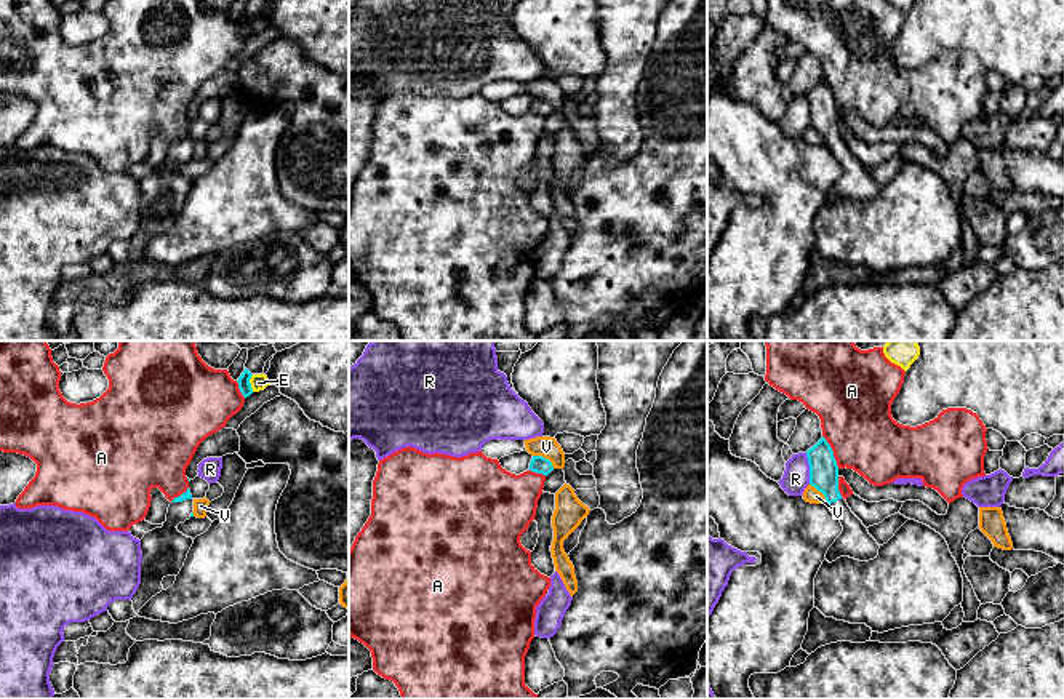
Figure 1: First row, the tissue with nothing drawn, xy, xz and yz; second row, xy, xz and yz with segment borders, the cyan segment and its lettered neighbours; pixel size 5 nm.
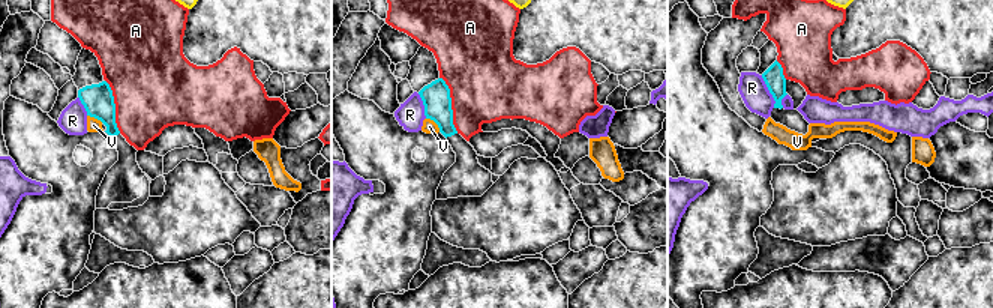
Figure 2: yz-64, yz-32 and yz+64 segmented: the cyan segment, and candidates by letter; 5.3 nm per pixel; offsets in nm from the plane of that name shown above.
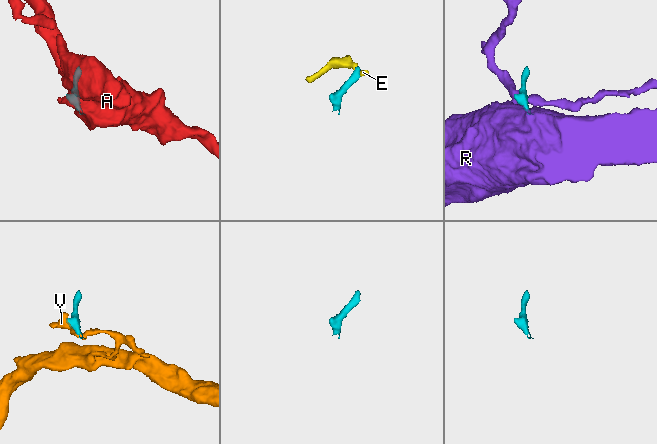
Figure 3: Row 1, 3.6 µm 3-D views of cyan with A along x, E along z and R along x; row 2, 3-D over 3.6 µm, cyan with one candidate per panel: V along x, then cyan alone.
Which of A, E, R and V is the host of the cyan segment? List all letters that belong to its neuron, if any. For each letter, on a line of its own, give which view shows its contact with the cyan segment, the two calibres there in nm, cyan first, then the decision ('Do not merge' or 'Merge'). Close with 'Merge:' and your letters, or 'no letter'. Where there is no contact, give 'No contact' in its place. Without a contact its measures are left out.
A: Touches cyan in yz. Thickness 140 nm (cyan) against 360 nm. Do not merge
E: Touches cyan in xy. Thickness 60 nm (cyan) against 80 nm. Do not merge
R: Touches cyan in yz. Thickness 140 nm (cyan) against 140 nm. Do not merge
V: Touches cyan in xz. Thickness 90 nm (cyan) against 110 nm. Do not merge
Merge: no letter

